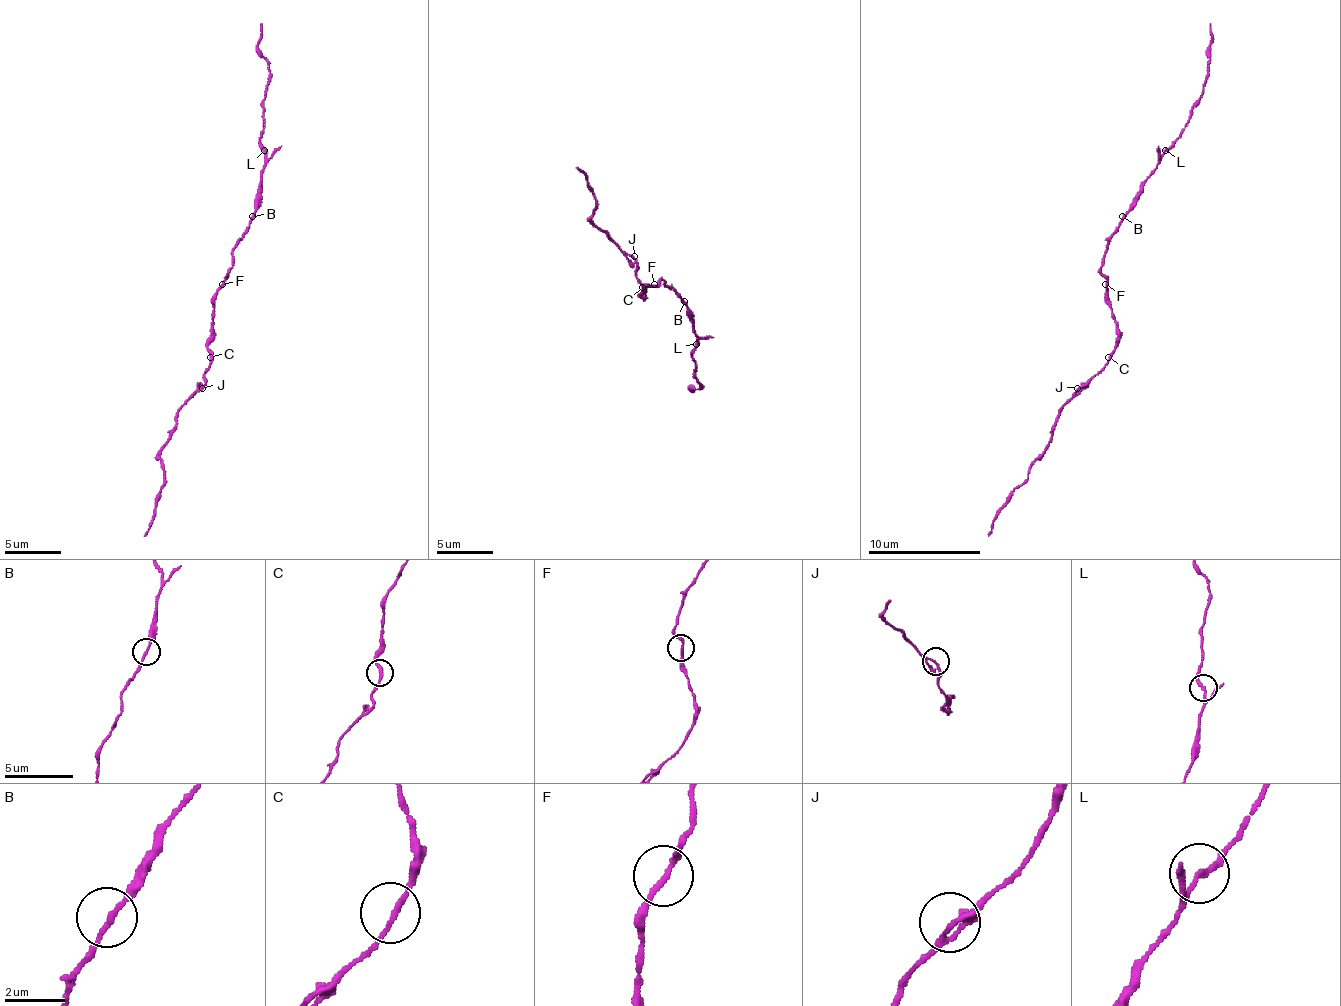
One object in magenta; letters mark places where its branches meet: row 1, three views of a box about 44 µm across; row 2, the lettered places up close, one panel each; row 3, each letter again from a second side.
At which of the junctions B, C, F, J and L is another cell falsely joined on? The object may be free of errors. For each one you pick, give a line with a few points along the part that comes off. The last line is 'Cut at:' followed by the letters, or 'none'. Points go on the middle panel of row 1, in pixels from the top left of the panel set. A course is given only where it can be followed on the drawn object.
Cut at: none

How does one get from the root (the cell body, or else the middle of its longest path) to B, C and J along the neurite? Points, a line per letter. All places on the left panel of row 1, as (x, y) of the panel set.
B: (222, 287), (233, 264), (233, 247), (252, 216)
C: (222, 287), (213, 301), (213, 323), (208, 345), (210, 357)
J: (222, 287), (213, 301), (213, 323), (208, 345), (210, 365), (205, 371), (202, 388)

